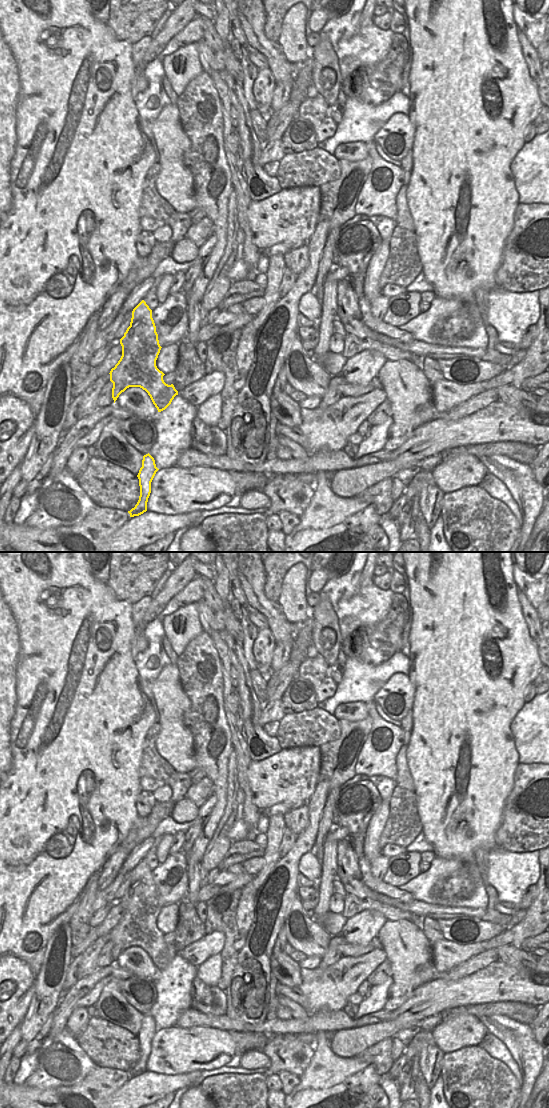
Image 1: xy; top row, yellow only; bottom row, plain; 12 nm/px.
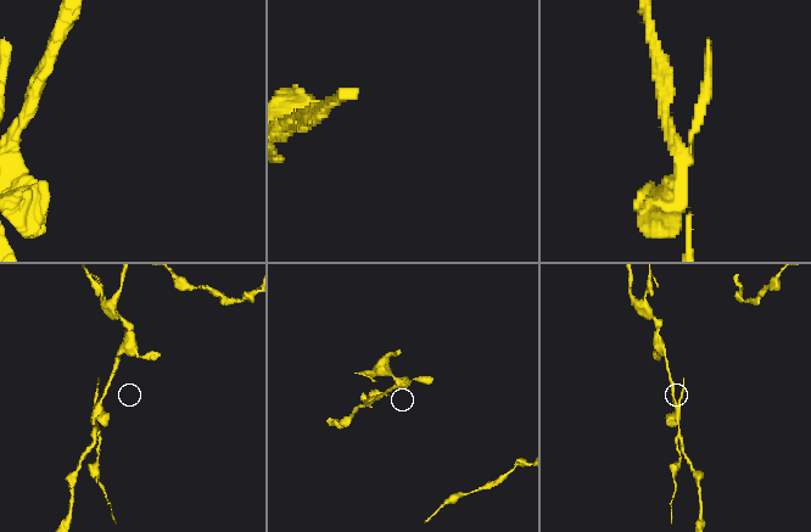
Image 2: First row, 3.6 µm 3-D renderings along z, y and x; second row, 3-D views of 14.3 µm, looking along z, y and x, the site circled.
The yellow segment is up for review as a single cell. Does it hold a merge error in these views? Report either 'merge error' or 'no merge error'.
merge error

